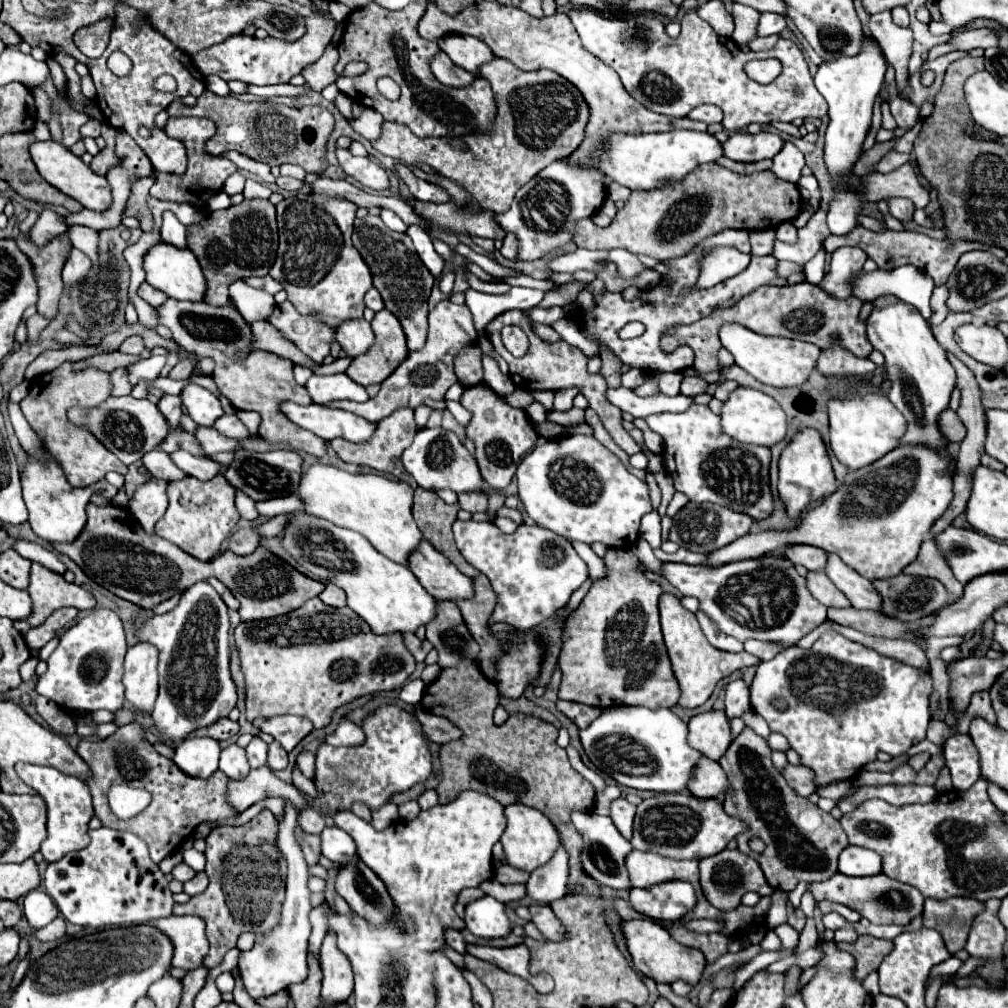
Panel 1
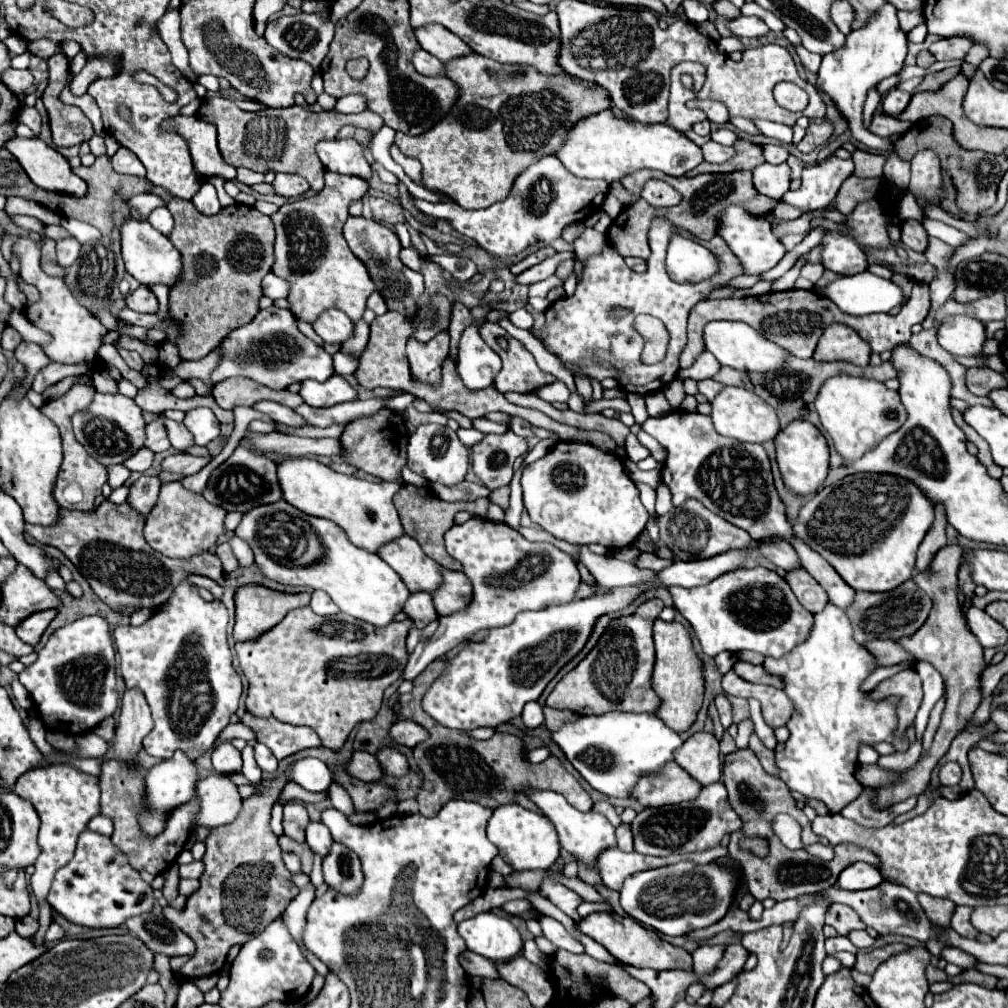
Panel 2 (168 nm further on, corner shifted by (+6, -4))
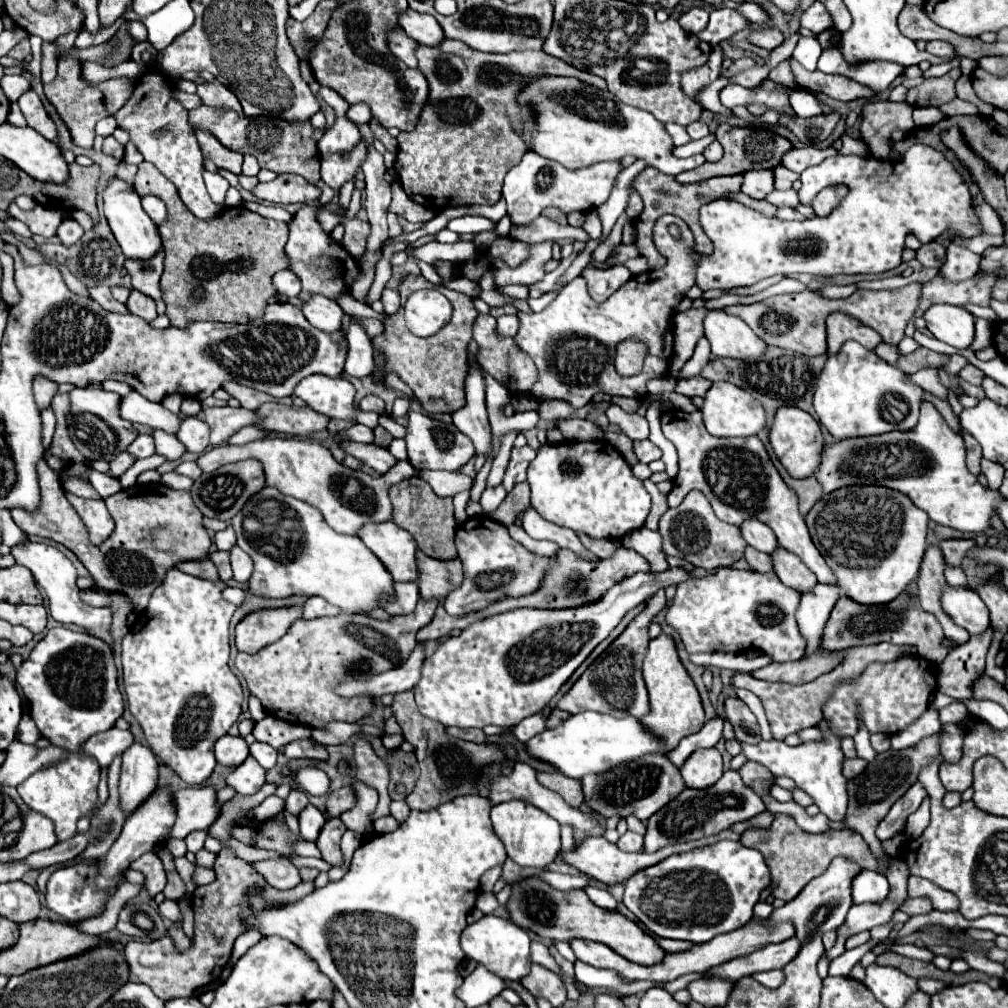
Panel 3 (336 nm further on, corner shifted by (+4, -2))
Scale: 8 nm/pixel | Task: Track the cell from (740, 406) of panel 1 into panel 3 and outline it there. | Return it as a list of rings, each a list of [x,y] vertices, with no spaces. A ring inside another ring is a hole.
[[[718,381],[710,387],[700,411],[704,413],[708,433],[714,437],[750,437],[758,435],[758,431],[766,427],[766,411],[762,409],[762,403],[758,403],[746,389],[726,381]]]

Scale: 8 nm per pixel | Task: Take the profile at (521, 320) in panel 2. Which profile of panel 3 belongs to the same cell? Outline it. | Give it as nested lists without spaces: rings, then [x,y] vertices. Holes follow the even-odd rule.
[[[502,315],[498,317],[498,333],[504,337],[514,337],[518,333],[520,319],[518,315]]]

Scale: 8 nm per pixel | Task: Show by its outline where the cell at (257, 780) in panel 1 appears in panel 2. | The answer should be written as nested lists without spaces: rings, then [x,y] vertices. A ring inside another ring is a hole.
[[[210,775],[196,783],[198,797],[198,813],[194,819],[194,827],[220,827],[232,823],[240,809],[242,797],[238,795],[236,785],[224,775]]]

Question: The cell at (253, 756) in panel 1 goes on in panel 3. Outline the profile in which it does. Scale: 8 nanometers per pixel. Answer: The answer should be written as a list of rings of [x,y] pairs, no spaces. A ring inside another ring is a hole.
[[[248,757],[242,765],[238,765],[226,779],[228,785],[236,789],[236,793],[252,795],[264,785],[264,769],[254,761],[254,757]]]

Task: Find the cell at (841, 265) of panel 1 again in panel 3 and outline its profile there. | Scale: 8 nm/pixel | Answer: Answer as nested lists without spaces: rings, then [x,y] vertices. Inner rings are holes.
[[[912,153],[904,163],[896,161],[878,161],[876,157],[858,157],[858,155],[836,155],[824,159],[816,167],[808,167],[802,175],[802,189],[824,189],[830,181],[840,181],[850,187],[850,193],[844,201],[828,215],[814,217],[806,221],[778,221],[770,217],[764,223],[764,237],[758,241],[758,211],[730,199],[718,199],[700,209],[700,225],[706,235],[714,243],[714,253],[706,255],[700,261],[696,273],[696,285],[704,291],[708,289],[732,289],[754,285],[760,279],[772,277],[776,273],[796,275],[796,273],[812,273],[812,275],[840,275],[840,273],[884,273],[900,265],[900,255],[904,249],[906,233],[914,233],[920,243],[928,243],[942,233],[950,231],[950,237],[962,235],[972,237],[982,233],[978,219],[972,211],[970,191],[960,177],[960,197],[950,197],[950,163],[942,163],[938,153]]]

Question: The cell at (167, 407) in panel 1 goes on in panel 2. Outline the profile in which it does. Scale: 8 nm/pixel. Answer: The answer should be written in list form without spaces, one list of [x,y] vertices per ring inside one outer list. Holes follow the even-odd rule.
[[[154,419],[154,421],[146,427],[144,447],[150,449],[150,451],[154,451],[154,453],[160,453],[160,451],[170,449],[168,435],[166,435],[166,429],[164,429],[164,425],[160,423],[160,419]]]

